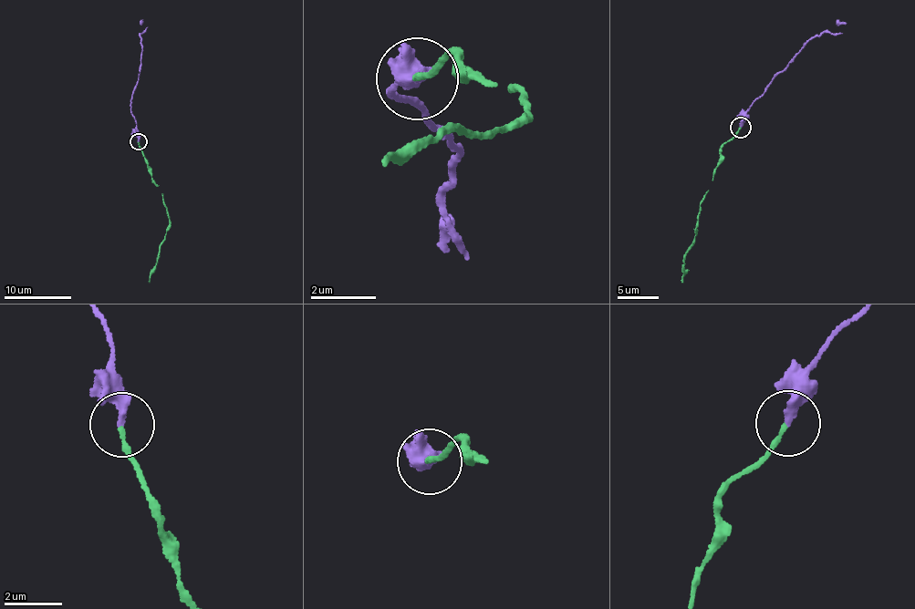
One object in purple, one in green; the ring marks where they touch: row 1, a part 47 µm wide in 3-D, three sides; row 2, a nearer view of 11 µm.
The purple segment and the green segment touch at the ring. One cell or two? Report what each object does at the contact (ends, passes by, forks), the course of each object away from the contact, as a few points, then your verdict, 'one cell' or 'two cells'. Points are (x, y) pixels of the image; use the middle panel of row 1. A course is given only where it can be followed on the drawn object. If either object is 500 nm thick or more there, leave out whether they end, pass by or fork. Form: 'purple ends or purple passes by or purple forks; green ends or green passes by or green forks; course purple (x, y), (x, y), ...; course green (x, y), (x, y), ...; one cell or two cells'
purple ends; green ends; course purple (416, 76), (418, 62), (390, 87), (453, 140), (442, 193), (461, 242), (449, 232), (442, 250); course green (416, 76), (457, 52), (454, 77), (499, 83), (527, 102), (513, 132), (440, 128), (381, 165); one cell

